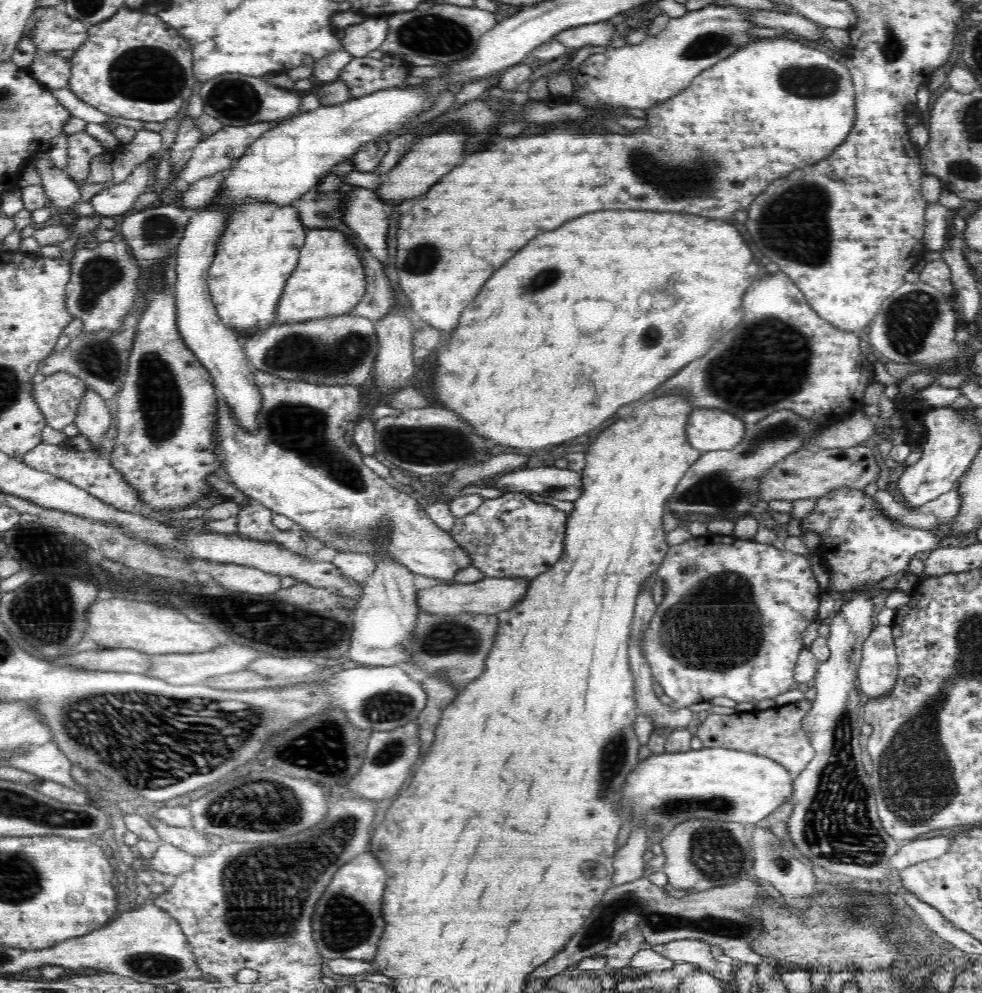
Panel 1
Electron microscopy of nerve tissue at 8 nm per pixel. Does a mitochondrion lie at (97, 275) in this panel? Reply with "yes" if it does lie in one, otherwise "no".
yes

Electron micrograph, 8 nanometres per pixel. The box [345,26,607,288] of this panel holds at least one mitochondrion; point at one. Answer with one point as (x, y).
(424, 257)

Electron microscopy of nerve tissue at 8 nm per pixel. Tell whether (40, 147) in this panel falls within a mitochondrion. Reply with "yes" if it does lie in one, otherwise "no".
no

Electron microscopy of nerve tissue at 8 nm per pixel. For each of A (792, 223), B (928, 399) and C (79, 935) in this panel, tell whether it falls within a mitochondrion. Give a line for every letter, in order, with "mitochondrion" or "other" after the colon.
A: mitochondrion
B: other
C: other

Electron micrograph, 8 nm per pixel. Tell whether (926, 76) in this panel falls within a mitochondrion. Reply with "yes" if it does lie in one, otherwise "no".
no

